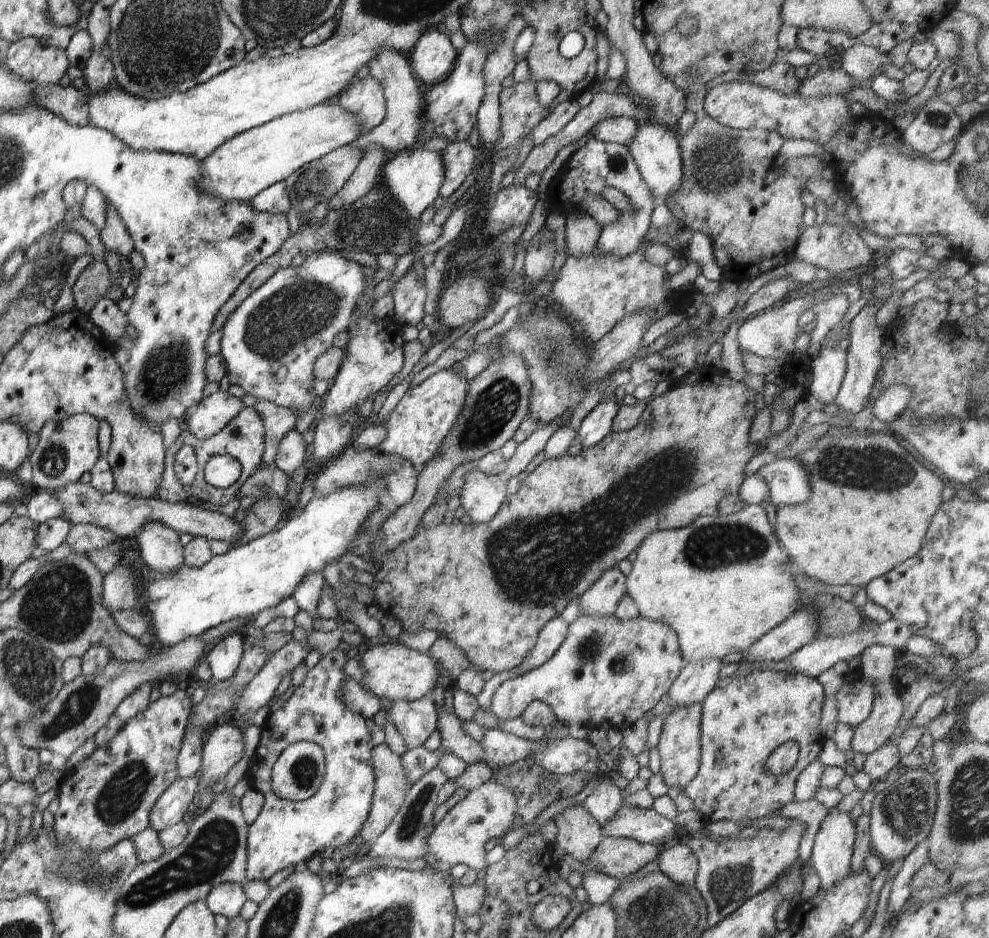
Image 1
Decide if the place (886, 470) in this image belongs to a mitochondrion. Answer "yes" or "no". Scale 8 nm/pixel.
yes

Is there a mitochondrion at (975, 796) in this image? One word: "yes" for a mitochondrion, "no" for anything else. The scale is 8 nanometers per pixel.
yes

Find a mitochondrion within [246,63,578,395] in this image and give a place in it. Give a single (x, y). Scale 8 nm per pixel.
(317, 182)

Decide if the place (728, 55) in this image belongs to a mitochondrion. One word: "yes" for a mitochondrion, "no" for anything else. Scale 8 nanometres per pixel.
no

